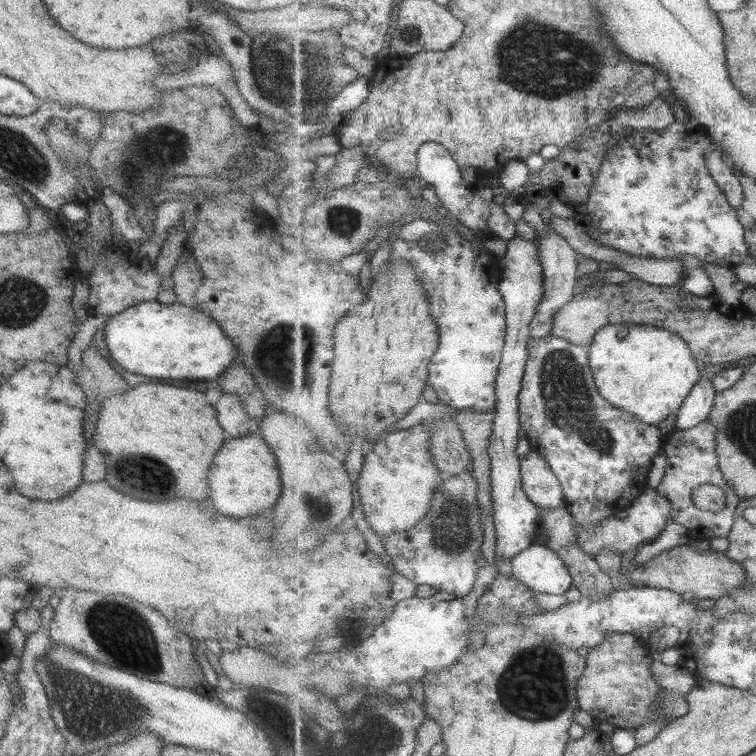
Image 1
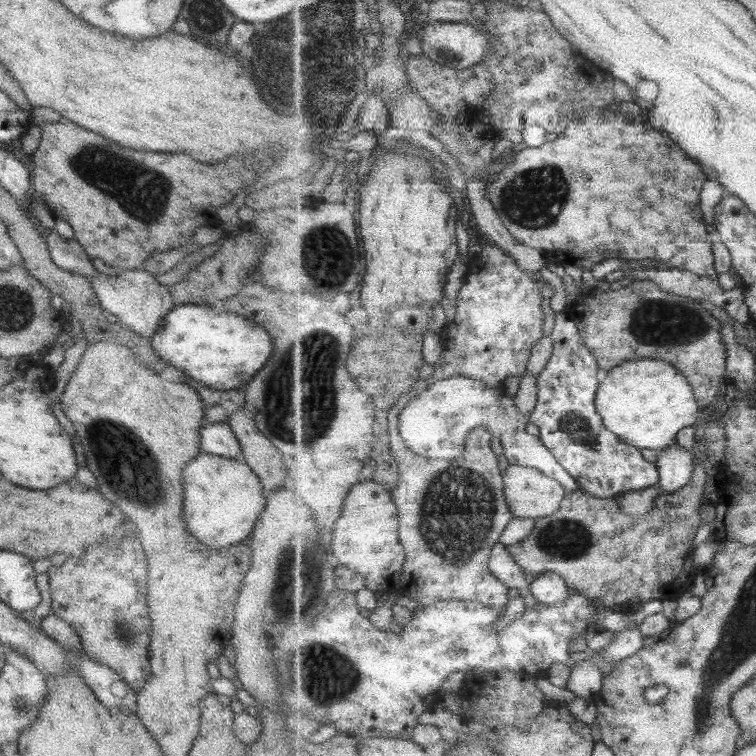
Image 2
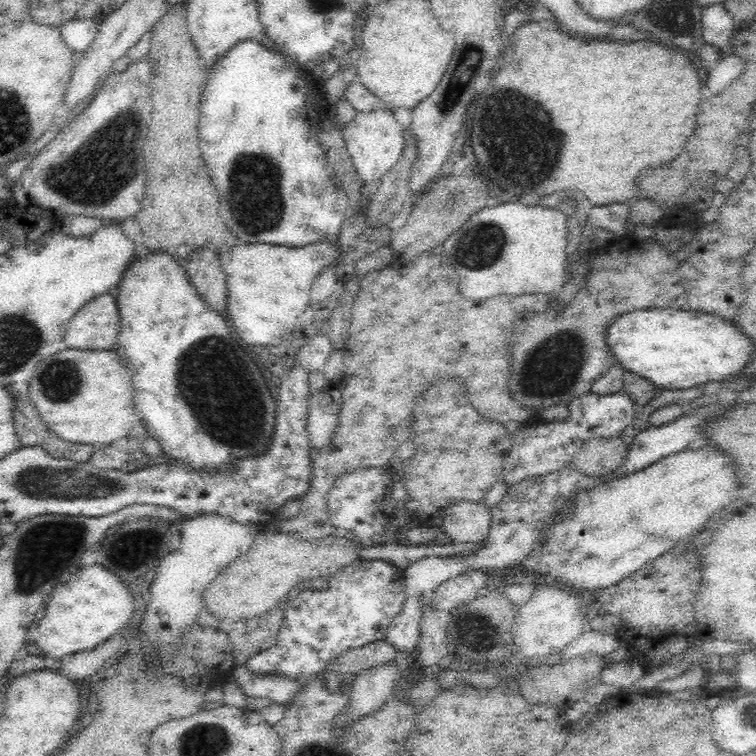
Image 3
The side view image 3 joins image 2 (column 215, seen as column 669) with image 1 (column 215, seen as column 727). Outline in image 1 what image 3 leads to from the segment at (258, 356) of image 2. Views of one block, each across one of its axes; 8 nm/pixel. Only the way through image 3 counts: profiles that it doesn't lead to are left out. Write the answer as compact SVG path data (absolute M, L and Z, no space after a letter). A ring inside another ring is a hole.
M138 302L109 316L102 331L111 358L121 368L151 378L215 380L233 358L239 358L239 350L233 348L232 340L221 332L213 318L201 314L196 307L177 302Z

